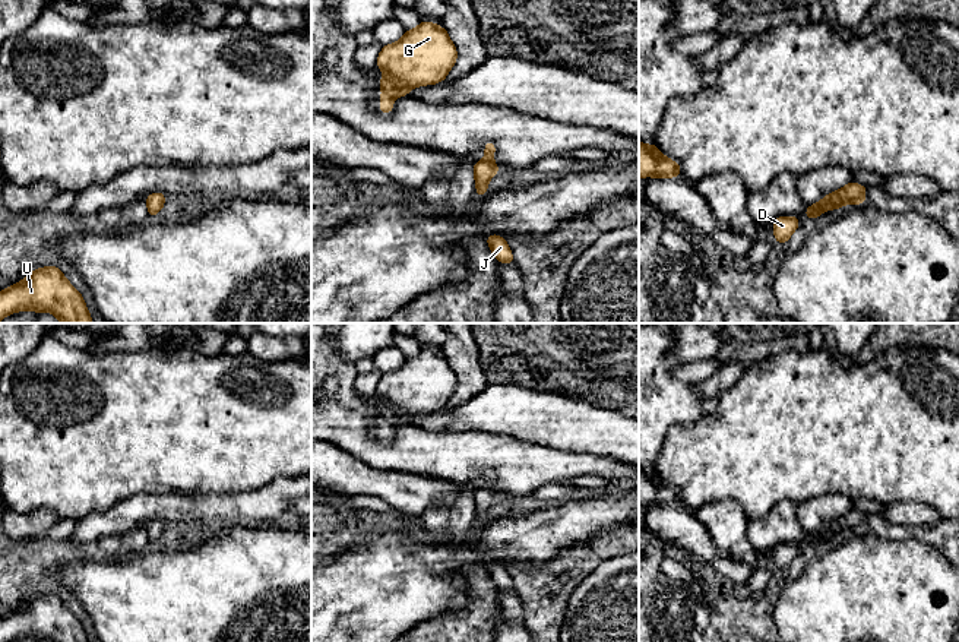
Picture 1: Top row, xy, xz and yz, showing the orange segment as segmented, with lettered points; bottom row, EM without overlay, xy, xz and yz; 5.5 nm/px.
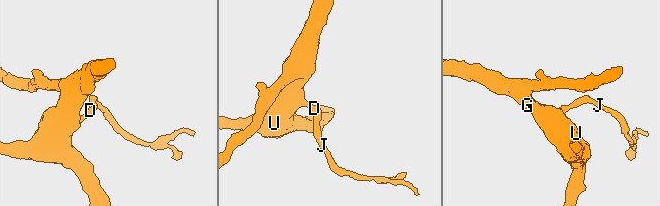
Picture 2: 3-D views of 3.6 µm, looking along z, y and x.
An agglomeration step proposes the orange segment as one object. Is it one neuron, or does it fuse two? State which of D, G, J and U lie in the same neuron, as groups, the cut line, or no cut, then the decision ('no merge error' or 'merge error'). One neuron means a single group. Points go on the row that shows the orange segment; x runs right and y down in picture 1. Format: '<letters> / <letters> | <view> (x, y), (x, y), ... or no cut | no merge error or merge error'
D G J U | no cut | no merge error

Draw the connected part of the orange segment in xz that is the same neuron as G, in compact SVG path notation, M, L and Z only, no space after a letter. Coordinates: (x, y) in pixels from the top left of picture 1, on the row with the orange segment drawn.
M421 20L399 41L383 45L376 63L386 75L376 80L382 85L380 111L390 114L393 99L409 95L412 88L446 80L456 60L458 51L446 28L434 22Z

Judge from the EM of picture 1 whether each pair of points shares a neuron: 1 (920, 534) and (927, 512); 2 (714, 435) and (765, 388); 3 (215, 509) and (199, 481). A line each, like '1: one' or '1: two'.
1: two
2: one
3: two

